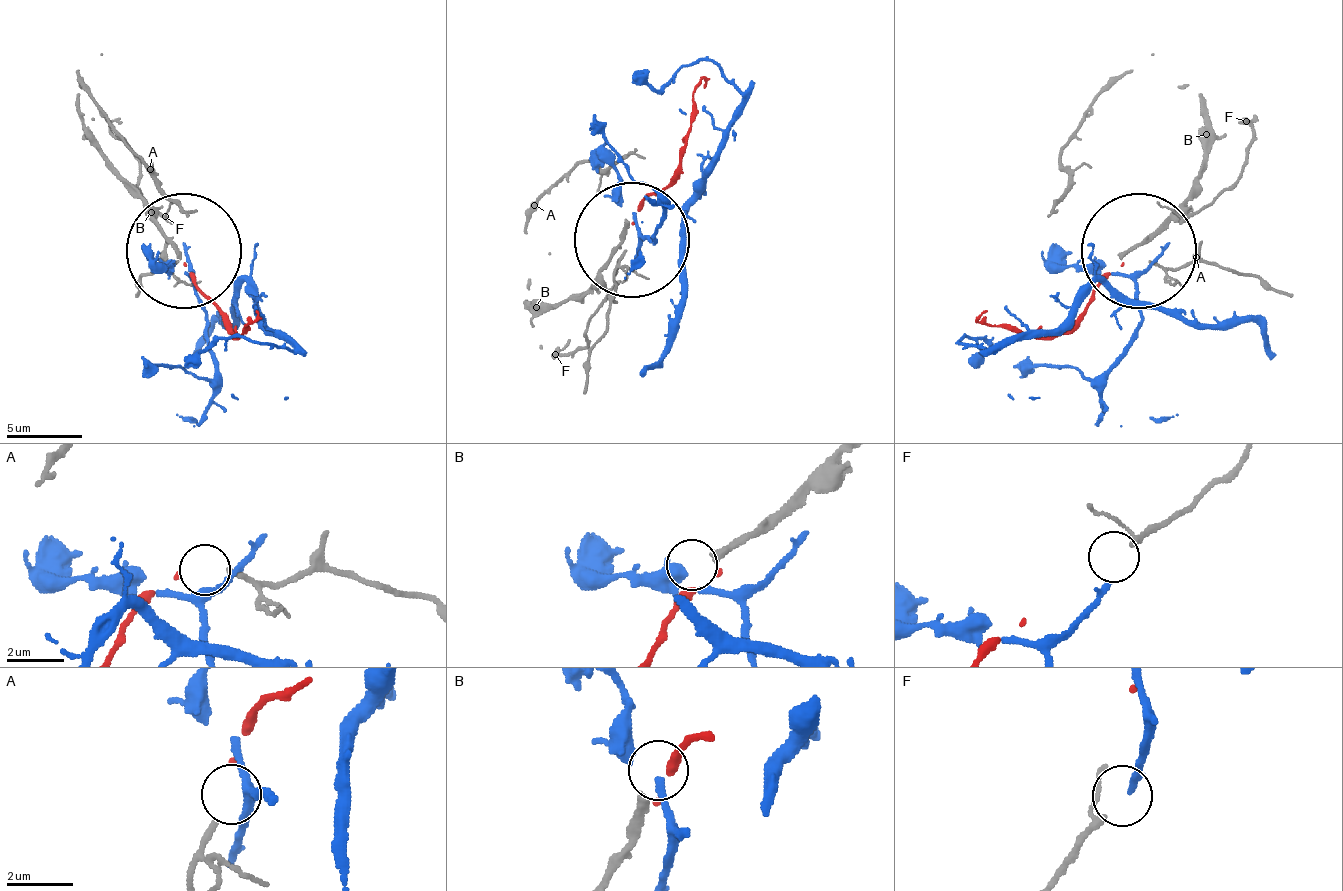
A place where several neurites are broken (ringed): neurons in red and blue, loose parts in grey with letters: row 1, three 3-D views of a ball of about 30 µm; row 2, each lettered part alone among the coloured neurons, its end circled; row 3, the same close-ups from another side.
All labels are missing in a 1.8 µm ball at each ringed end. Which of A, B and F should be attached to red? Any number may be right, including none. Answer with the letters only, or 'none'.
A

